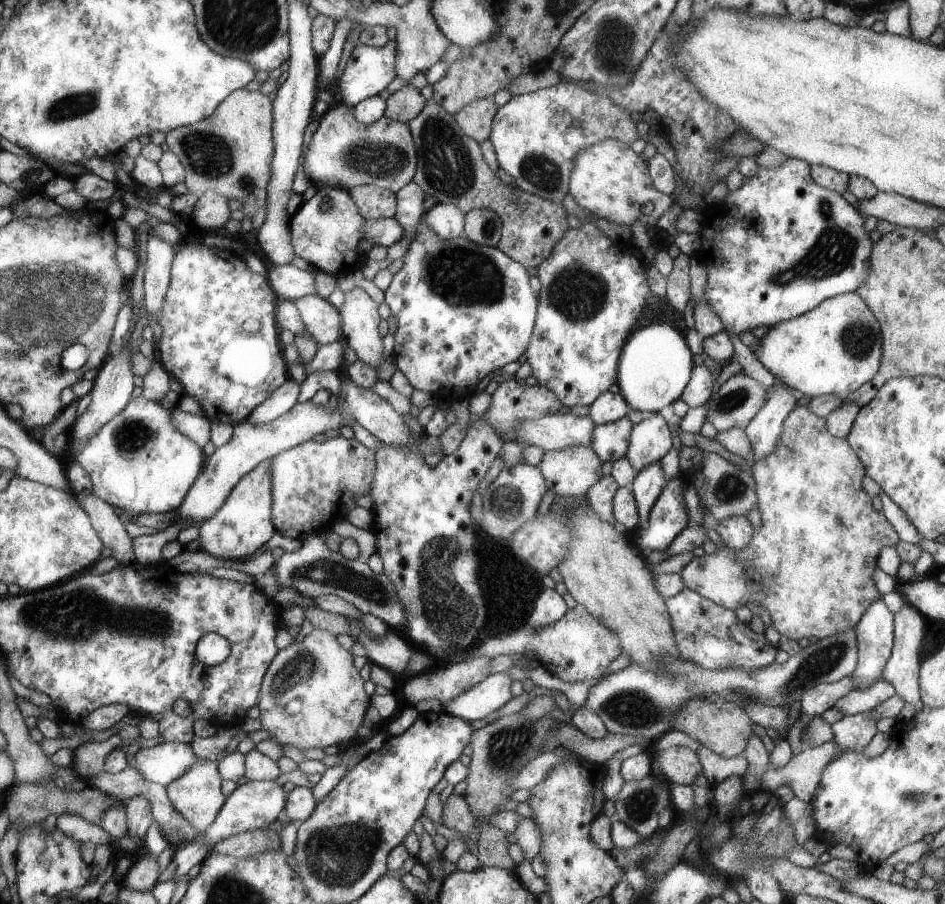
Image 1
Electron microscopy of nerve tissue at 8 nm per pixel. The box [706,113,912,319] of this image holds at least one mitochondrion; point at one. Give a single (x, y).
(834, 251)

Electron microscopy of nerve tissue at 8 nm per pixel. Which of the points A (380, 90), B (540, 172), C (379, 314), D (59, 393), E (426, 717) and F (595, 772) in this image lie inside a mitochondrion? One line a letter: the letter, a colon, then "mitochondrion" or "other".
A: other
B: mitochondrion
C: other
D: other
E: other
F: other

